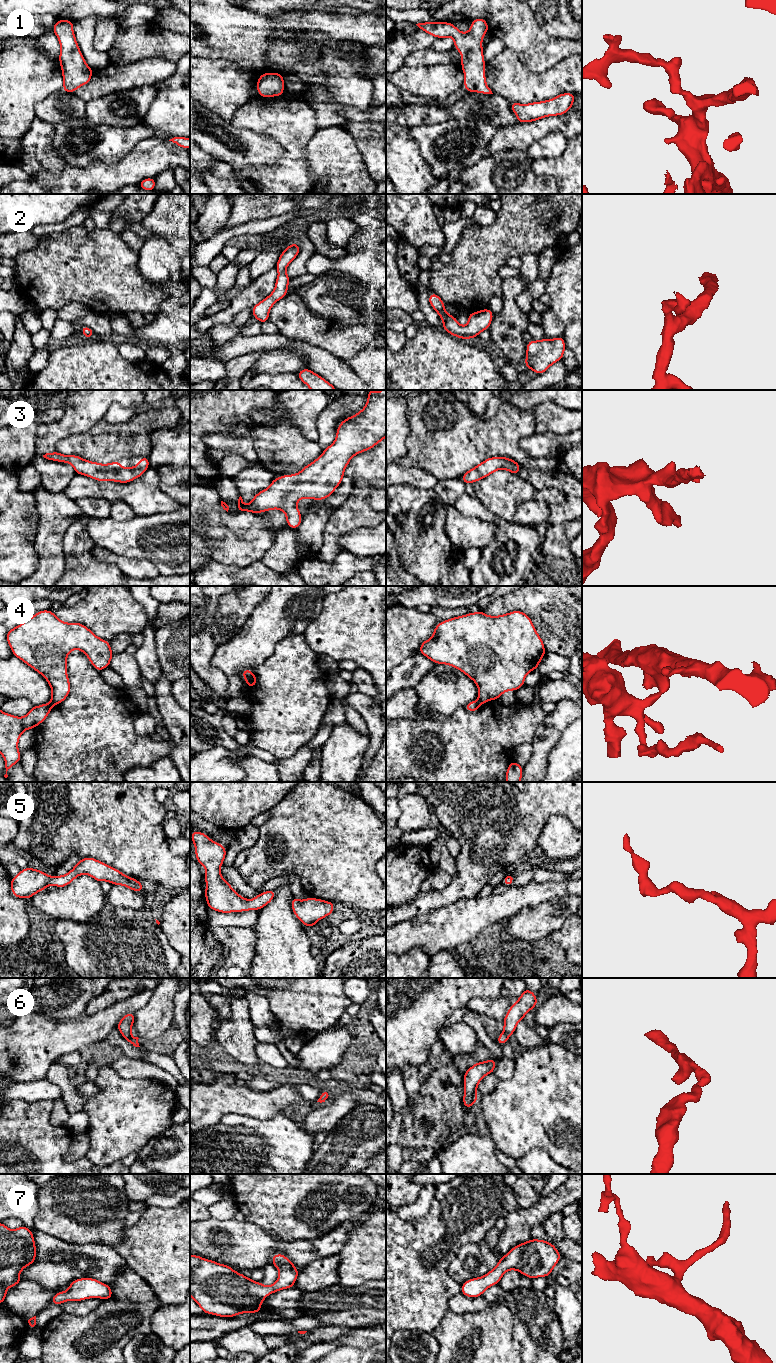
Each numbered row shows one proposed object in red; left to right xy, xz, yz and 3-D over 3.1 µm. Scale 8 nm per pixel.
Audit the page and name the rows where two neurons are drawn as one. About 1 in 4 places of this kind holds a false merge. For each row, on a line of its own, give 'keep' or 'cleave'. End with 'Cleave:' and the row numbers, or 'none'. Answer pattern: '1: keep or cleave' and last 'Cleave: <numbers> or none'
1: keep
2: keep
3: keep
4: cleave
5: keep
6: keep
7: keep
Cleave: 4

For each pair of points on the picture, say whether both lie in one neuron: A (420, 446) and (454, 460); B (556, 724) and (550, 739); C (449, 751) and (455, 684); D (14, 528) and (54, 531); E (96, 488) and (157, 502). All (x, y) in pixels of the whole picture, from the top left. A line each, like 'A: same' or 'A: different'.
A: same
B: same
C: different
D: different
E: same

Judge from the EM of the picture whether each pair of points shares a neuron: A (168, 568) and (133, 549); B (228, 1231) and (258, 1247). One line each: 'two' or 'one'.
A: one
B: one

